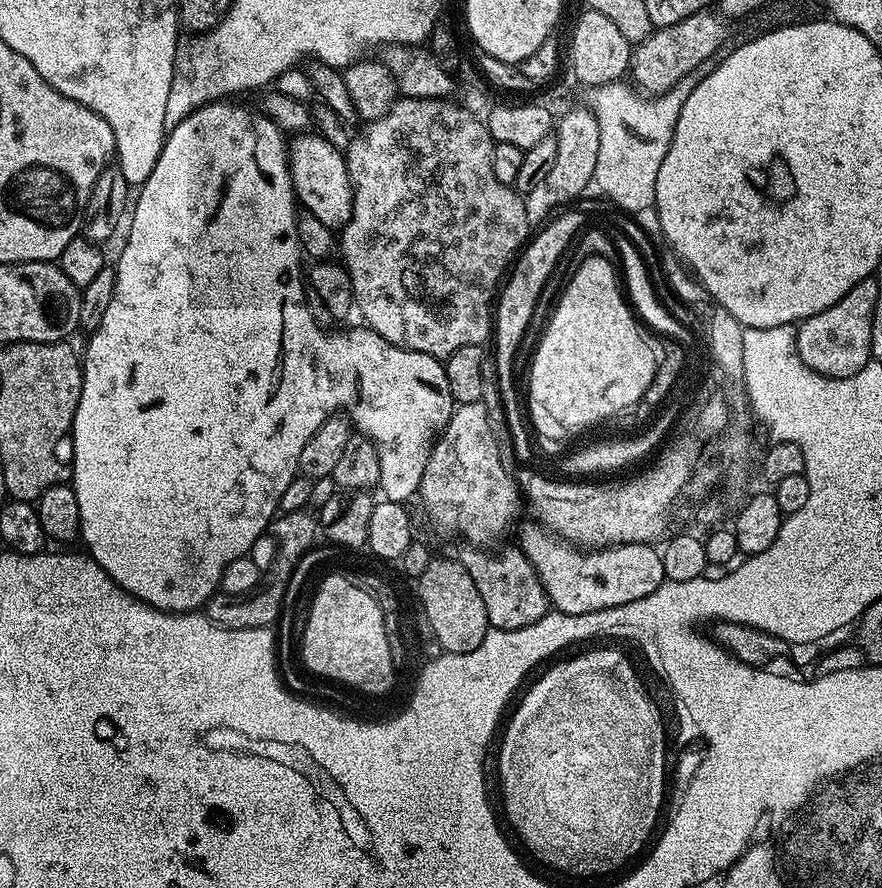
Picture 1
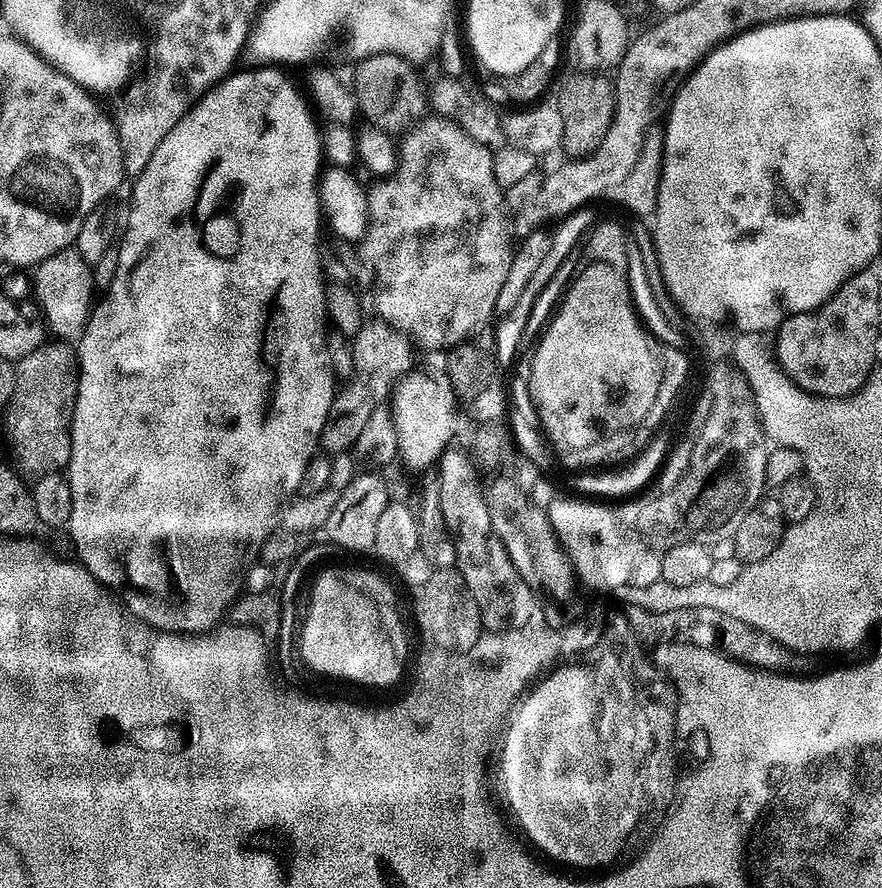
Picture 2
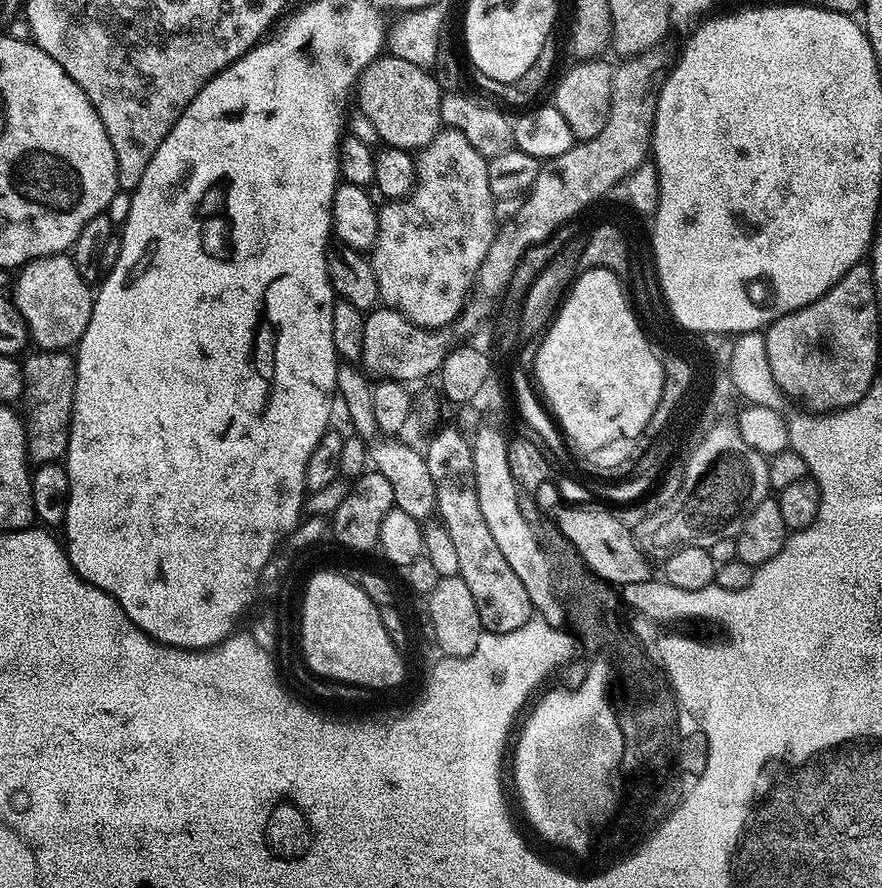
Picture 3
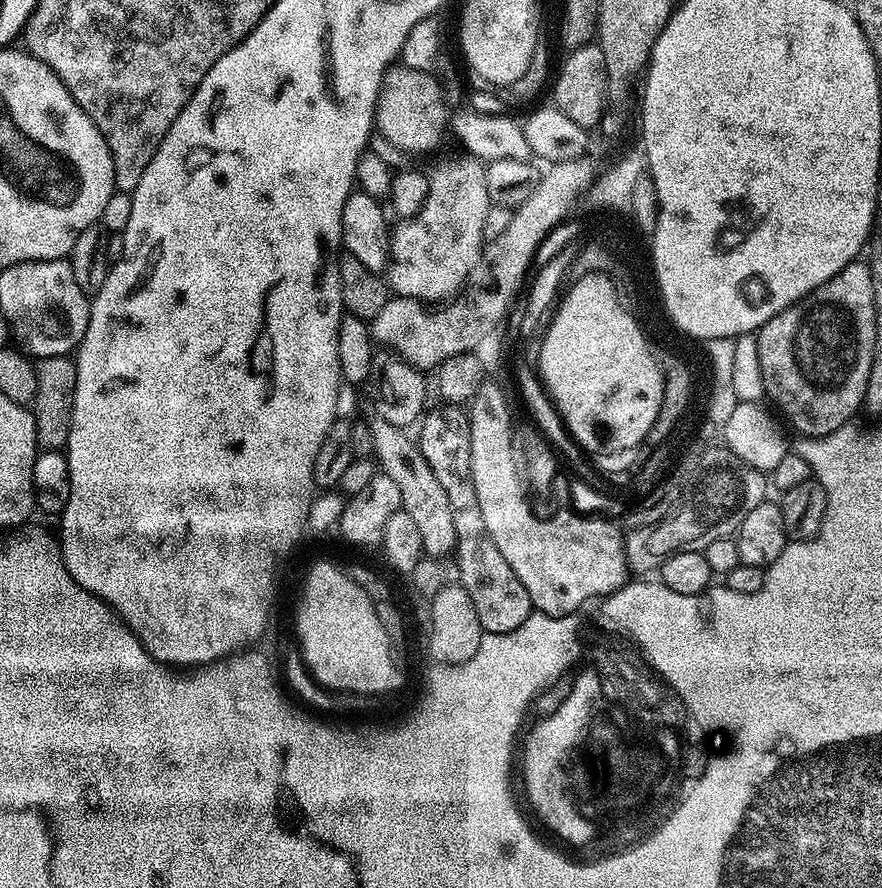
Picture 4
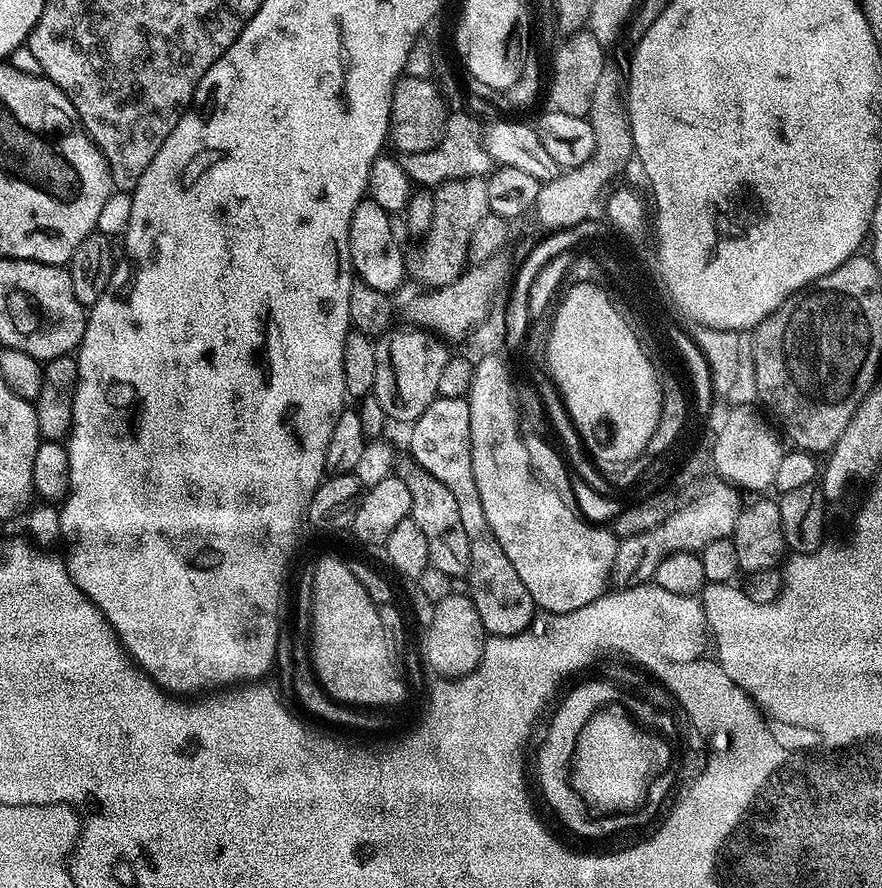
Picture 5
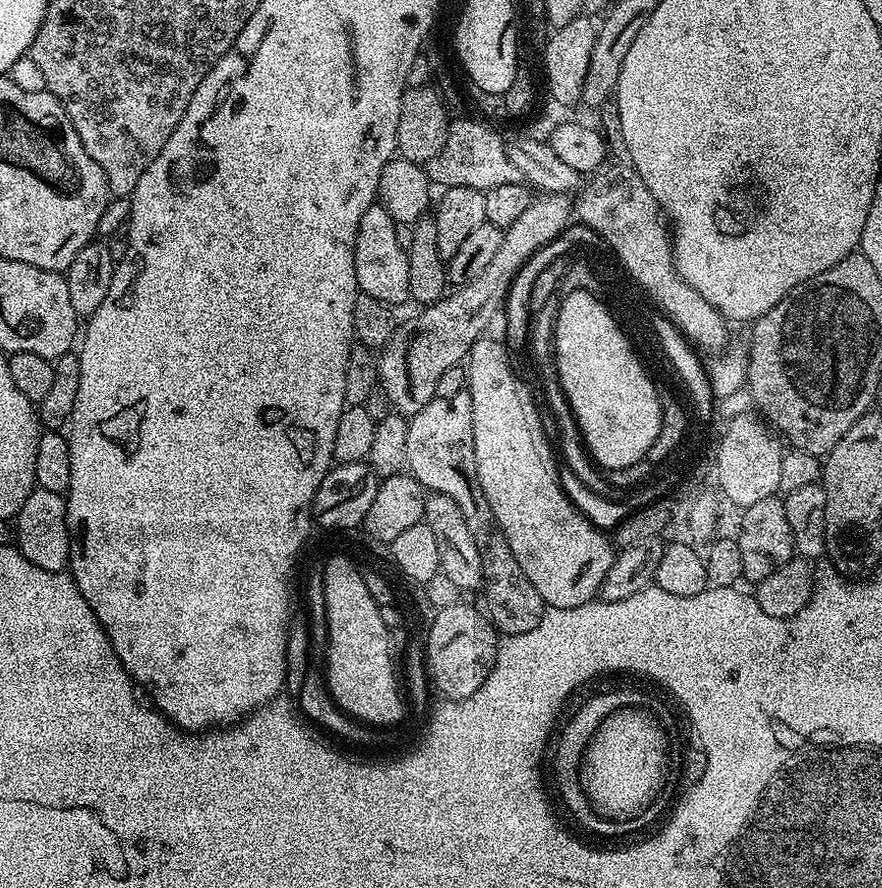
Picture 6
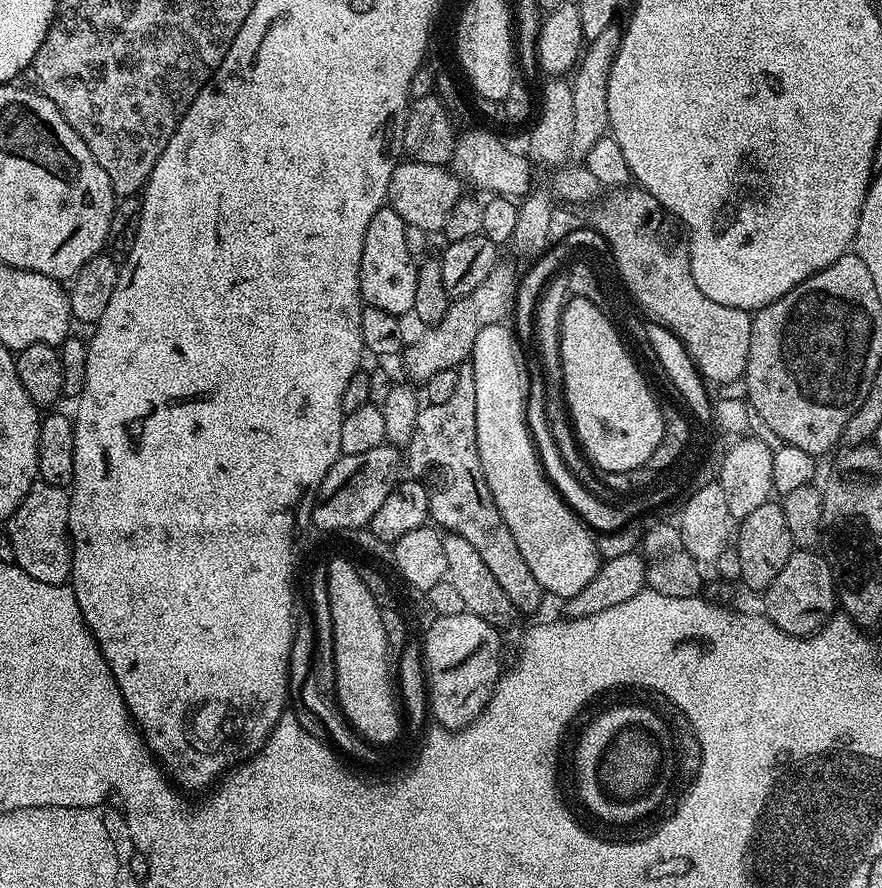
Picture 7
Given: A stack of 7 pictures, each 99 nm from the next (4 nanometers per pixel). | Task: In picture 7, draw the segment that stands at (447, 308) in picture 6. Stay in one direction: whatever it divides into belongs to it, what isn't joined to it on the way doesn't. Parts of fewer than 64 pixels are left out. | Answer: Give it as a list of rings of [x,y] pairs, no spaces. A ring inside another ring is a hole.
[[[497,266],[492,269],[491,274],[470,294],[461,300],[452,300],[448,305],[445,317],[437,324],[425,327],[424,333],[416,341],[407,345],[403,353],[404,368],[408,371],[407,379],[415,382],[426,382],[438,374],[438,370],[447,368],[459,369],[471,357],[474,338],[486,327],[487,324],[499,324],[505,319],[504,314],[509,313],[516,299],[518,283],[517,273],[514,274],[508,268]]]

